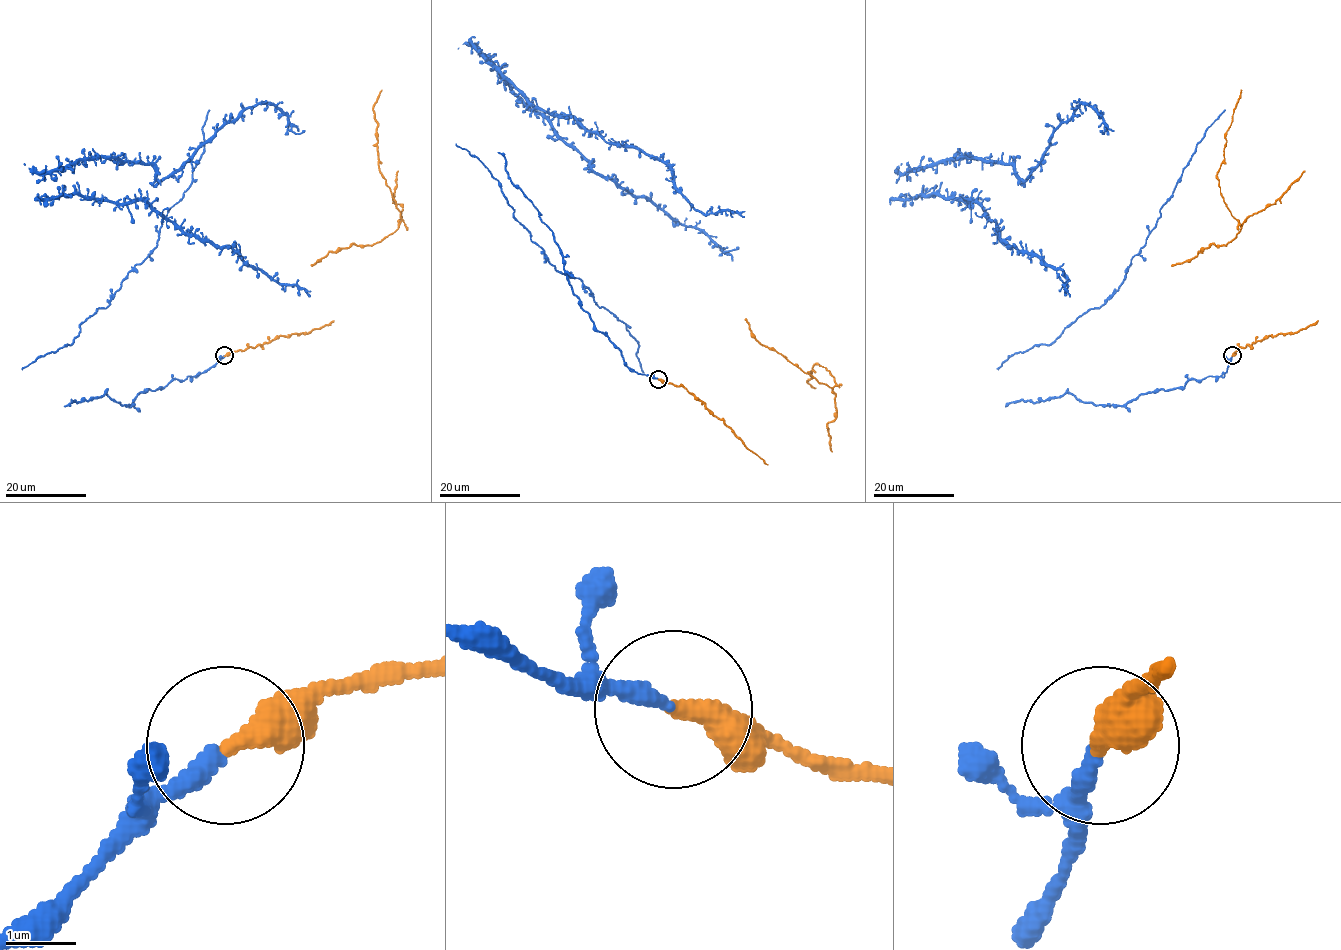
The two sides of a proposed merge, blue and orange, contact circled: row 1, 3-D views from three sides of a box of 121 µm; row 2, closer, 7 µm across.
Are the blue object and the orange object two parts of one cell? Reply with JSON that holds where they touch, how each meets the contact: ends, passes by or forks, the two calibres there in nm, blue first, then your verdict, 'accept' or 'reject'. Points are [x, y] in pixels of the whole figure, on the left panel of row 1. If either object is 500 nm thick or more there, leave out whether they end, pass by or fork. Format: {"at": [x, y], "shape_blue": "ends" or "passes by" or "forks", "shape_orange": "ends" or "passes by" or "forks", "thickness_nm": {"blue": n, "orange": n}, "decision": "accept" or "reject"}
{"at": [224, 355], "shape_blue": "ends", "shape_orange": "ends", "thickness_nm": {"blue": 240, "orange": 360}, "decision": "reject"}

